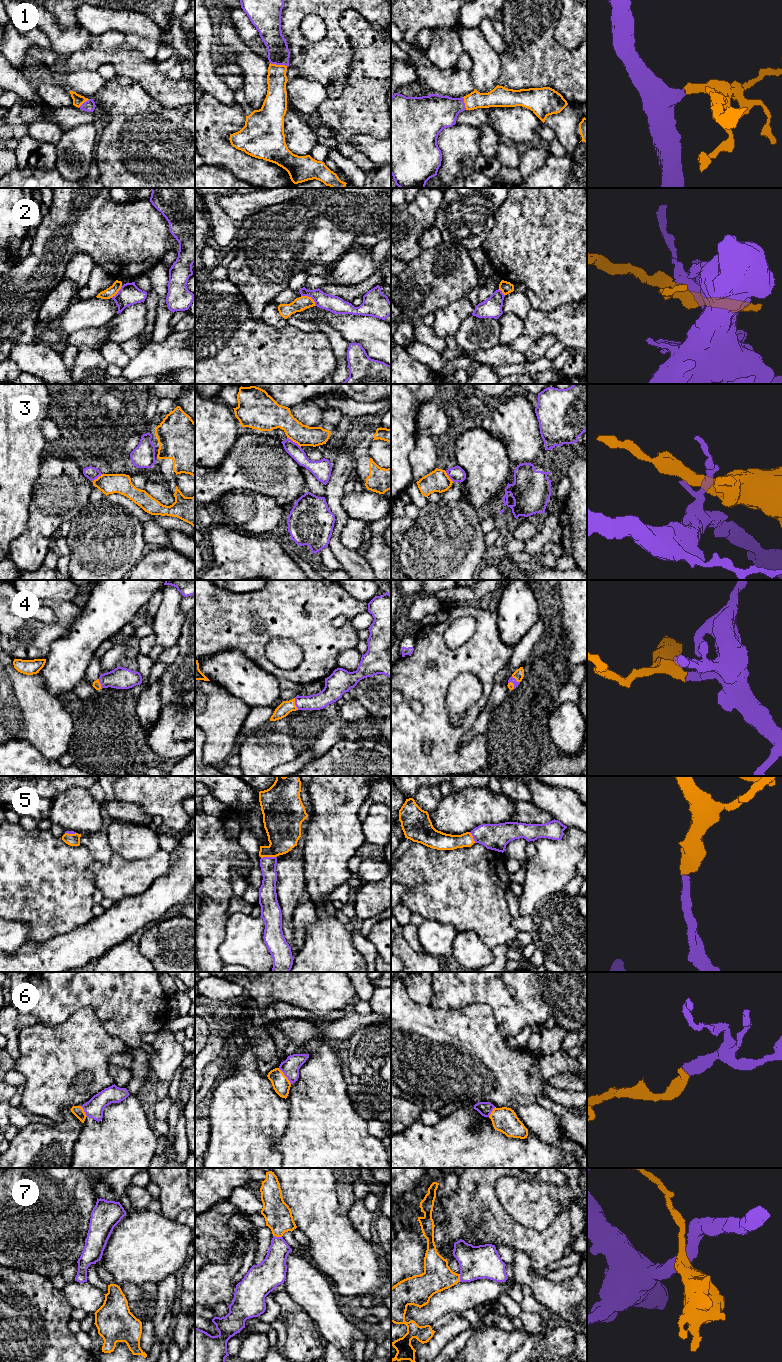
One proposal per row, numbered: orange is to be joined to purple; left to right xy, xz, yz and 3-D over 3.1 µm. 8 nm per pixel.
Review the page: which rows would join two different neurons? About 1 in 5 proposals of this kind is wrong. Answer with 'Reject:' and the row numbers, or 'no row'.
Reject: 2, 3

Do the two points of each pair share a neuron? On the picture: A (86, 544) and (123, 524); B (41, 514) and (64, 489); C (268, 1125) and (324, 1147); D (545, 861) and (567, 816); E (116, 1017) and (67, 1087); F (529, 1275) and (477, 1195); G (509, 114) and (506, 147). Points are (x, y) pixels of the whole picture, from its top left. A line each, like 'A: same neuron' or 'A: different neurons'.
A: same neuron
B: same neuron
C: different neurons
D: different neurons
E: different neurons
F: different neurons
G: different neurons

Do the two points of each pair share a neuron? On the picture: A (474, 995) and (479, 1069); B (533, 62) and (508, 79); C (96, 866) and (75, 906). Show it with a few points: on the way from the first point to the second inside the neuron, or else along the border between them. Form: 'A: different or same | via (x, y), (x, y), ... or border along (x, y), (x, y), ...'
A: different | border along (453, 1011), (471, 1004), (485, 1003), (495, 1016)
B: same | via (527, 64), (514, 75)
C: different | border along (92, 859), (89, 865), (89, 872), (96, 888)

